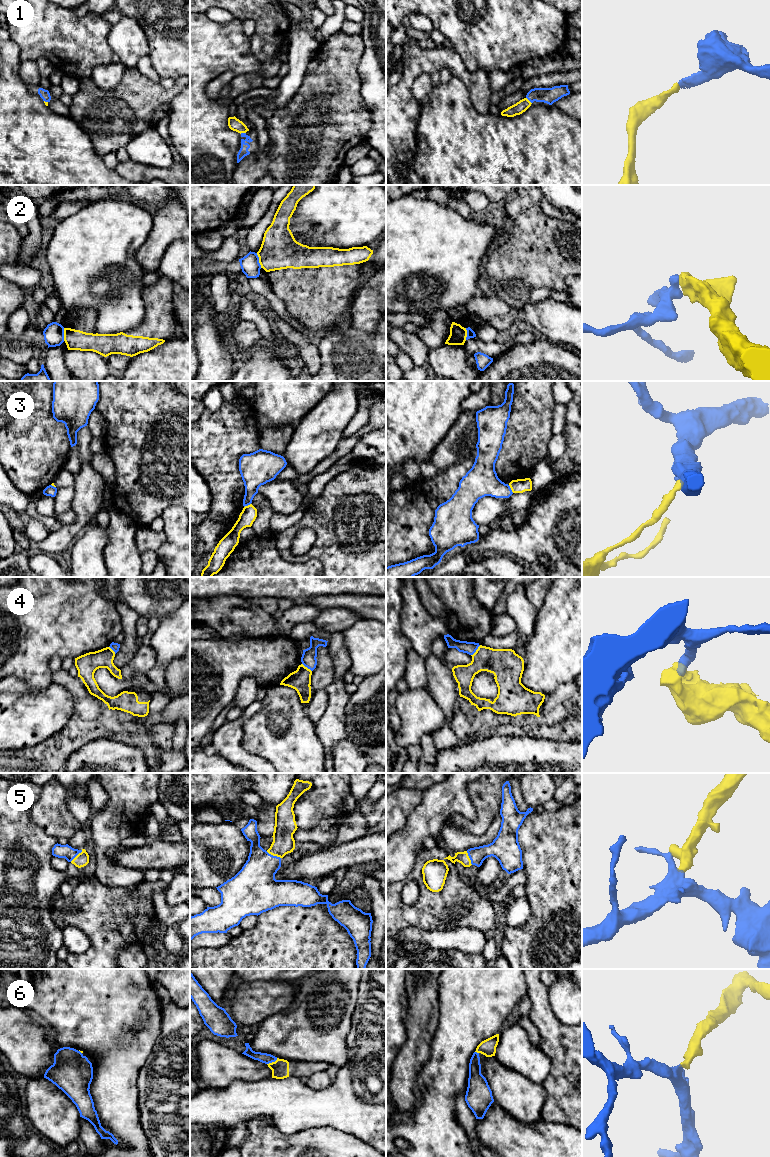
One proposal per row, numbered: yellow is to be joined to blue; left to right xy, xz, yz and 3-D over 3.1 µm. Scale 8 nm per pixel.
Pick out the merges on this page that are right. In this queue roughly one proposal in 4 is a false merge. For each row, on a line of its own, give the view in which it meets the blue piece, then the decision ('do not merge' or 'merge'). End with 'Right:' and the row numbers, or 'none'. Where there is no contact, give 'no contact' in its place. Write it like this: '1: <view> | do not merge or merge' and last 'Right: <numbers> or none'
1: yz | merge
2: xz | do not merge
3: yz | do not merge
4: yz | do not merge
5: xz | merge
6: xz | merge
Right: 1, 5, 6

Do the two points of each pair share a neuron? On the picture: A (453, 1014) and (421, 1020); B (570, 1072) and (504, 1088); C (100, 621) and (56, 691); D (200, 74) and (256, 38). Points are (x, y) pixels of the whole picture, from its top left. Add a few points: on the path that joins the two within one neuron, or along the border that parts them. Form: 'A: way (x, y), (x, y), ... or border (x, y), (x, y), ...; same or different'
A: border (438, 994), (439, 1022), (432, 1039); different
B: border (540, 1084), (545, 1092), (543, 1107); different
C: border (52, 681), (46, 687), (39, 690), (29, 688); different
D: border (249, 37), (250, 48), (255, 53); different

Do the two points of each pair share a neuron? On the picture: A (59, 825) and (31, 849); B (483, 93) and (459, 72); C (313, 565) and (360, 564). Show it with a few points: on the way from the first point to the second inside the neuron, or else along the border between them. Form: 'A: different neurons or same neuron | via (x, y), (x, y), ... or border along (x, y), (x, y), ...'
A: different neurons | border along (31, 819), (48, 834), (57, 839)
B: same neuron | via (477, 87), (465, 77)
C: different neurons | border along (298, 562), (317, 559), (323, 566)

